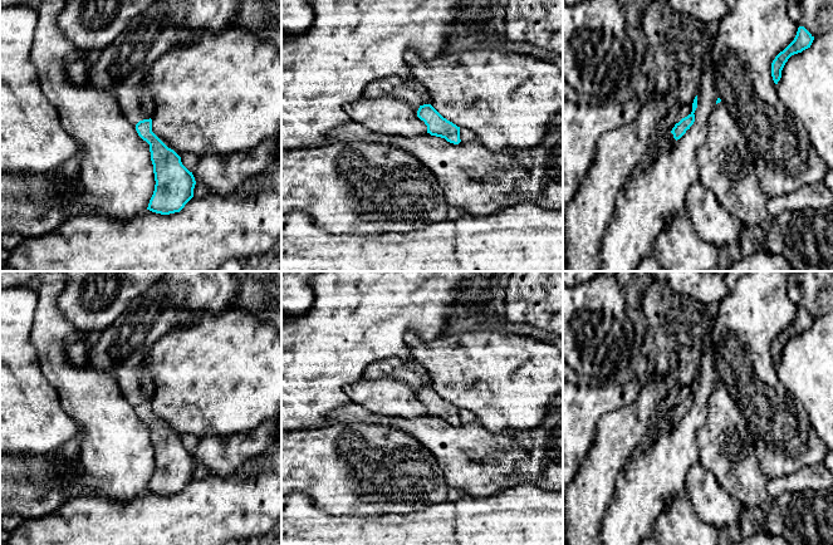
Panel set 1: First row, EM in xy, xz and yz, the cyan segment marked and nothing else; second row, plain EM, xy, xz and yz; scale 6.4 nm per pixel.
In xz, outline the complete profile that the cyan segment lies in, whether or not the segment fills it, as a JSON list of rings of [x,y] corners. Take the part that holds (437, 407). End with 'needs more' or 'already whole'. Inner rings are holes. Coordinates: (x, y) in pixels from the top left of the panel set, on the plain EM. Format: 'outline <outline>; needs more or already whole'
outline [[[431,386],[420,387],[417,398],[427,407],[427,414],[445,419],[447,423],[459,426],[460,408],[444,399]]]; already whole

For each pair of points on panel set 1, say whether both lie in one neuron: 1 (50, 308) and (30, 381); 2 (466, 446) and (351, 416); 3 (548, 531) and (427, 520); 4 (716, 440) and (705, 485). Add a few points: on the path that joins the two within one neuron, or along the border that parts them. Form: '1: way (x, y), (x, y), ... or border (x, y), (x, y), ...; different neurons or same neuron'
1: border (33, 323), (32, 344), (48, 379); different neurons
2: way (437, 436), (427, 430), (380, 420); same neuron
3: way (518, 529), (457, 528); same neuron
4: border (699, 460), (729, 494); different neurons

